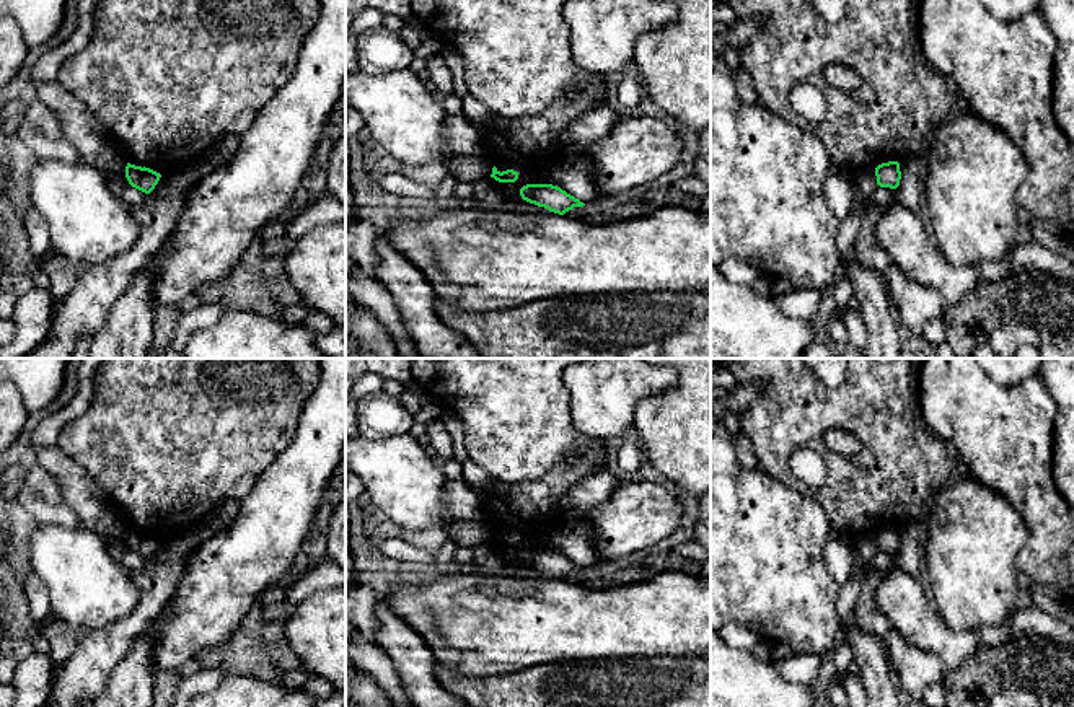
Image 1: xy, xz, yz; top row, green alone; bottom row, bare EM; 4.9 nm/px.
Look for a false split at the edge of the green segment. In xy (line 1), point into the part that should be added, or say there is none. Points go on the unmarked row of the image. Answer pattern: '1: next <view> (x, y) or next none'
1: next none

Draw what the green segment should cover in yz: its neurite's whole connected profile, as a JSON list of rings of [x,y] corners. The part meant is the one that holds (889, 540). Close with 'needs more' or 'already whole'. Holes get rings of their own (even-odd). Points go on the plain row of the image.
[[[898,526],[882,528],[875,533],[877,549],[880,552],[896,554],[900,551],[901,536]]] | already whole

